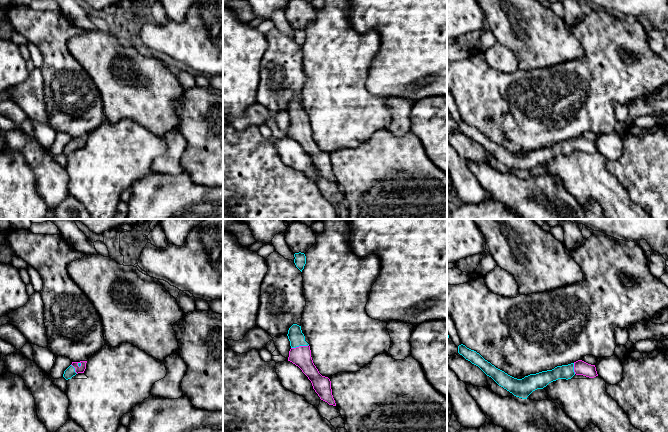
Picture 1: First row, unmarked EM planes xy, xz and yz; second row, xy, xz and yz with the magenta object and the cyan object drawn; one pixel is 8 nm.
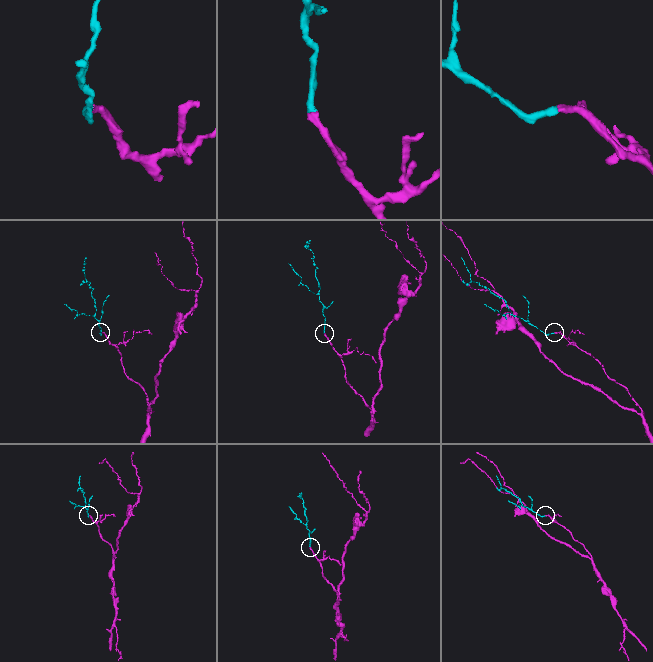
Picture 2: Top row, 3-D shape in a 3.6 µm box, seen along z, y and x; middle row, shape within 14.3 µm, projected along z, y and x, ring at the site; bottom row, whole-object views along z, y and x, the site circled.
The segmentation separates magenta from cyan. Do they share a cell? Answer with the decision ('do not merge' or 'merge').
merge

